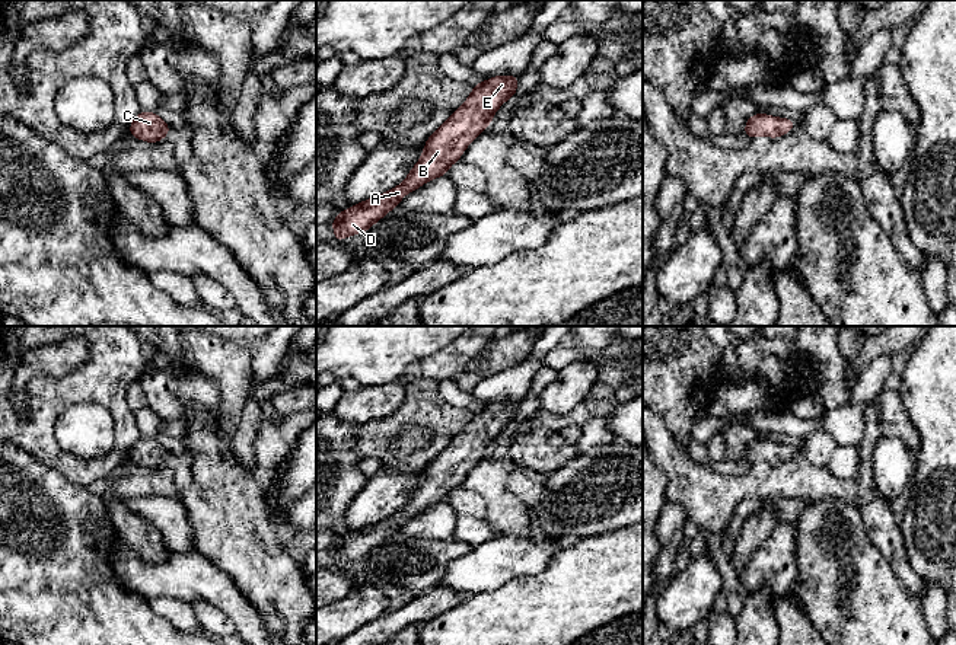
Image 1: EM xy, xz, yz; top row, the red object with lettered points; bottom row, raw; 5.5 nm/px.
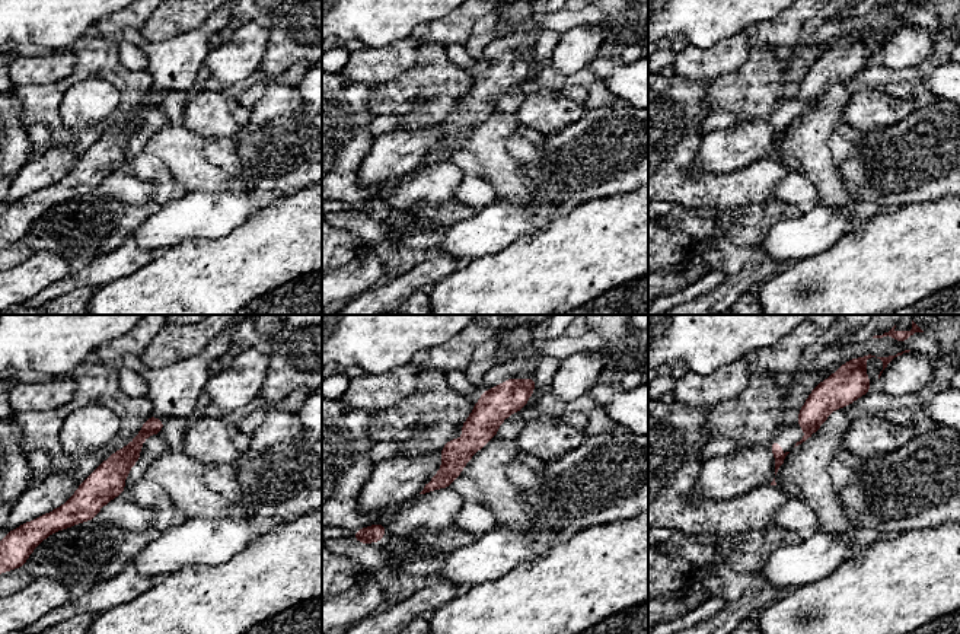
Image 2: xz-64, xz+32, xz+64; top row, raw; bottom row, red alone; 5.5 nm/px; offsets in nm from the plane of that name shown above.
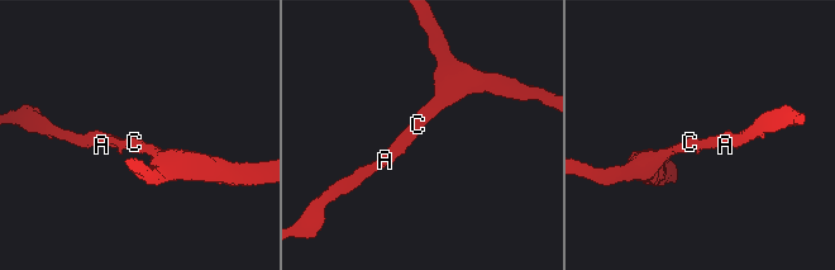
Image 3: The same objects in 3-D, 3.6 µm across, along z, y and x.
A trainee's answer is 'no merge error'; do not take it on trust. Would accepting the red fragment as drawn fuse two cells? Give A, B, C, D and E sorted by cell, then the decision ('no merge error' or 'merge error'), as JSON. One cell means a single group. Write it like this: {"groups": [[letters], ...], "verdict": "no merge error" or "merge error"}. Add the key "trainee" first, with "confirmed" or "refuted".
{"trainee": "confirmed", "groups": [["A", "B", "C", "D", "E"]], "verdict": "no merge error"}

